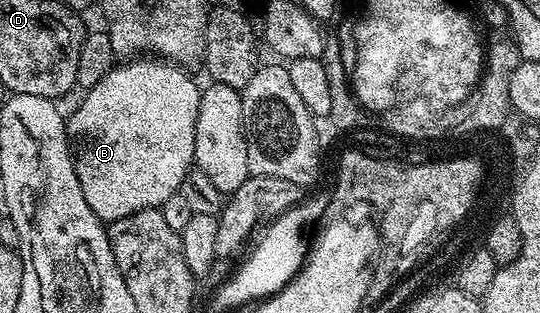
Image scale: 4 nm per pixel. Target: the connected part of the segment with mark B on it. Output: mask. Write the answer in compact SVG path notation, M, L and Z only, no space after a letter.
M134 57L129 61L123 62L123 65L115 65L99 83L85 92L82 104L78 107L78 112L74 116L69 116L68 131L76 144L76 166L78 168L78 180L84 189L84 197L96 213L96 217L105 221L107 224L115 223L117 219L128 217L137 211L149 211L151 209L161 208L168 197L179 194L182 190L184 177L195 166L194 162L194 134L196 133L196 113L200 105L200 87L194 84L188 76L185 75L181 66L175 65L167 60L157 57Z

